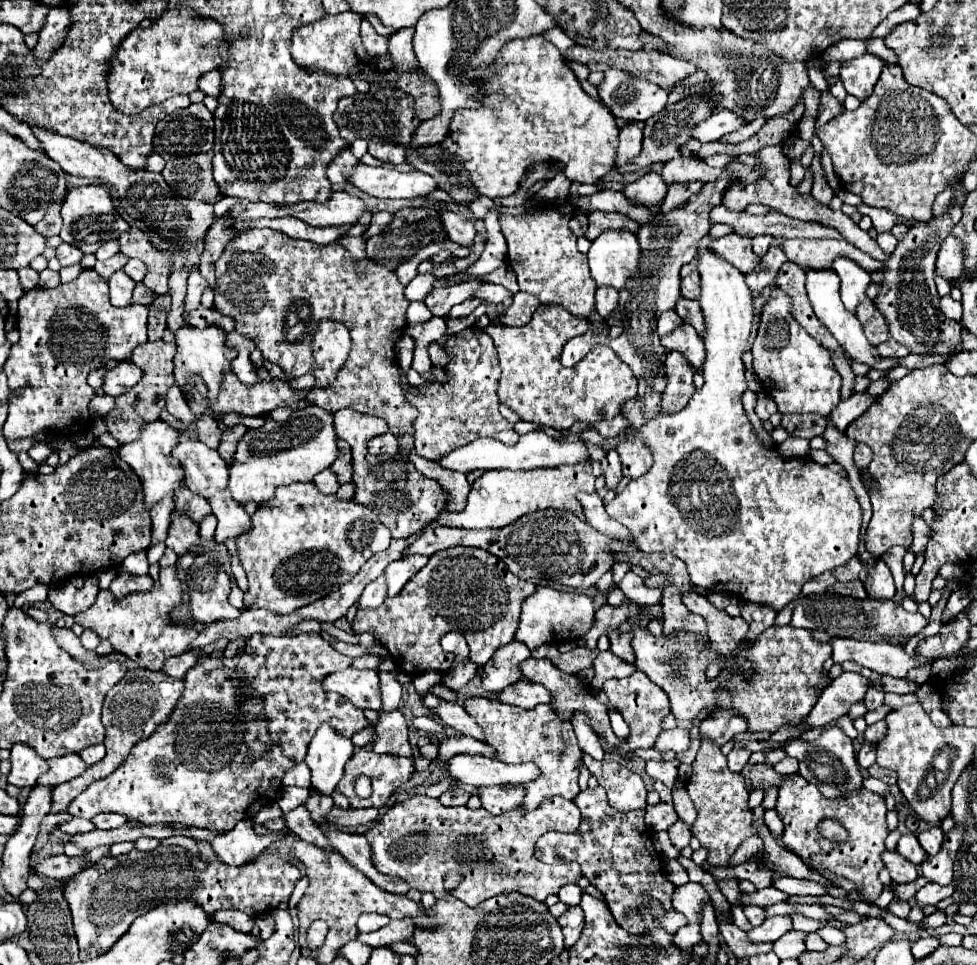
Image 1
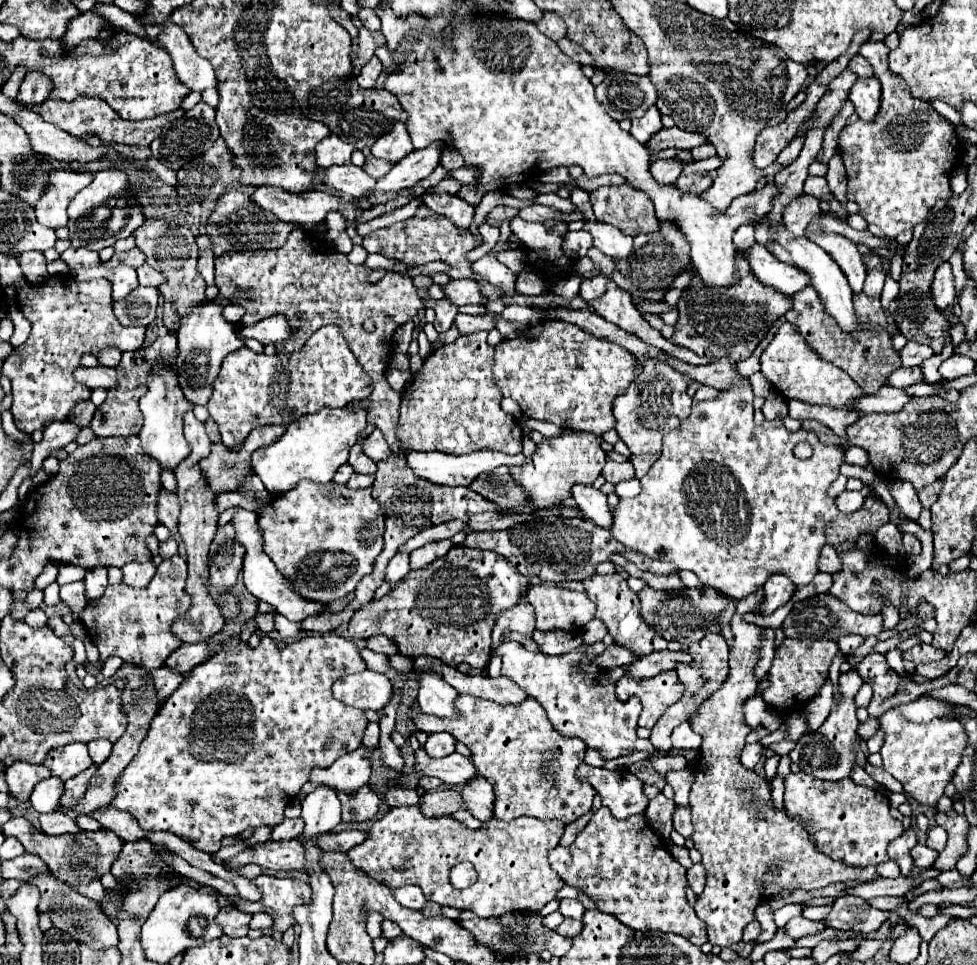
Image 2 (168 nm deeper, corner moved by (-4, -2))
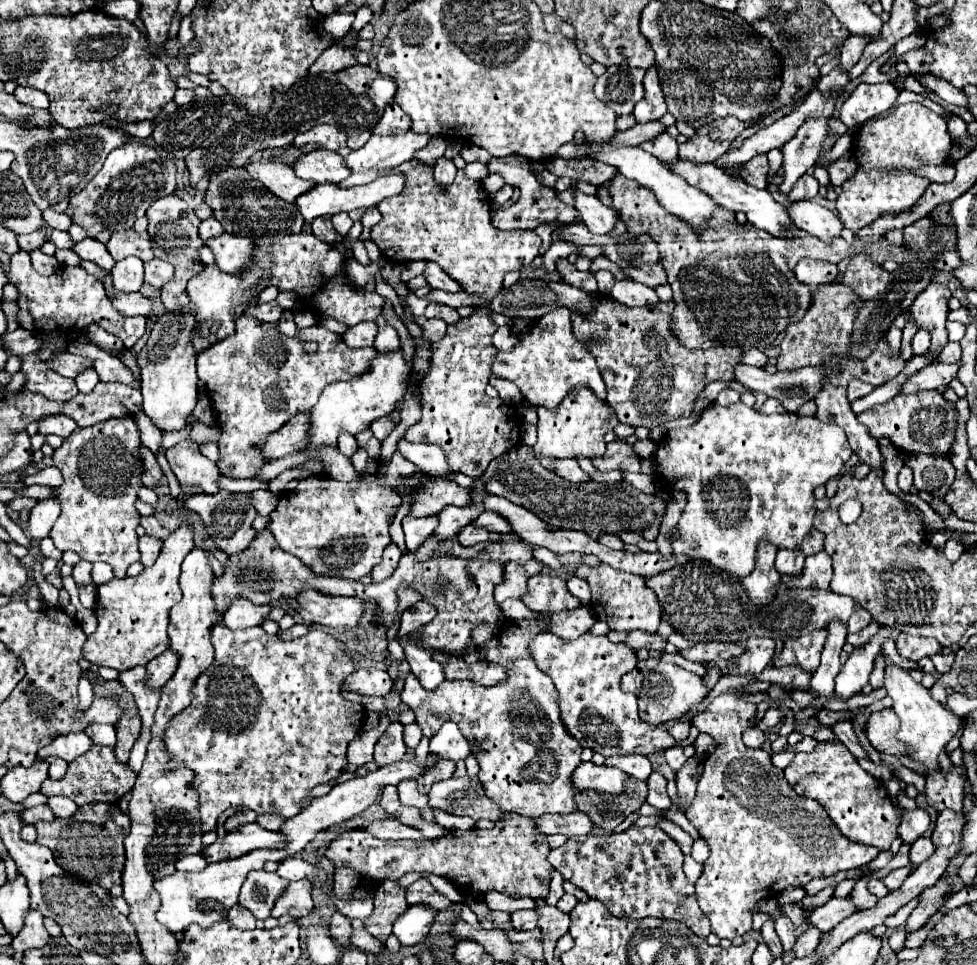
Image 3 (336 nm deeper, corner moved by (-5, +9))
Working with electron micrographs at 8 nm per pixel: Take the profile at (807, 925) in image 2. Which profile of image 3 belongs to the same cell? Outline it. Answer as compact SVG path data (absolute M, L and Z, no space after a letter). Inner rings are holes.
M832 897L826 905L818 907L810 917L808 921L812 925L816 925L822 933L828 933L832 931L840 921L844 921L846 917L850 917L852 913L860 911L850 899L838 899L838 897Z

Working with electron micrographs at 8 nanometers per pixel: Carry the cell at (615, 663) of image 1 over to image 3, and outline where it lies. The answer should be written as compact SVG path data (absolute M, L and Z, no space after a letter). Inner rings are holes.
M698 643L692 649L680 651L684 659L708 663L708 661L720 661L720 659L732 659L744 653L744 645L740 643Z

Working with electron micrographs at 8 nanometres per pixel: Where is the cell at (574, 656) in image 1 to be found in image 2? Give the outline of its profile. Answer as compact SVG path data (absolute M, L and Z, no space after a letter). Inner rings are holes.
M613 644L613 646L605 648L605 652L603 652L603 654L595 656L591 664L599 666L599 668L613 668L613 666L625 666L625 664L635 662L635 660L637 660L637 656L635 656L631 650L621 648L621 646L617 646L617 644Z

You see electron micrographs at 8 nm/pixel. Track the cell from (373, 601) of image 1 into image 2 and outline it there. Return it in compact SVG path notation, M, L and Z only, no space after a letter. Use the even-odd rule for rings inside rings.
M409 554L393 556L393 560L385 568L385 582L391 588L395 588L395 584L407 576L407 572L409 572Z

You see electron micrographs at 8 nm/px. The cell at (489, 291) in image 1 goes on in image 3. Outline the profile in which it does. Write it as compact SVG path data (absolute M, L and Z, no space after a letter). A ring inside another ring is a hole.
M428 263L422 275L426 277L426 281L432 289L442 289L442 291L452 291L452 293L462 291L462 287L454 279L450 279L436 263Z

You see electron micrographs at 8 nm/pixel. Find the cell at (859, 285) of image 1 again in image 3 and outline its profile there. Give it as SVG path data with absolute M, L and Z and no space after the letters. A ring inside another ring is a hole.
M798 201L796 205L790 205L788 215L792 217L792 223L798 229L808 231L810 235L818 237L824 243L834 241L844 229L842 221L830 209L814 201Z

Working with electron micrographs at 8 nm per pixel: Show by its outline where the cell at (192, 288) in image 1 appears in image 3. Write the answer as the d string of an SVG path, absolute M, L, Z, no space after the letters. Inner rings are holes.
M208 217L208 219L202 221L202 225L200 225L200 237L204 241L208 241L210 237L220 235L220 233L224 233L224 229L222 229L222 225L220 225L220 221L216 217Z

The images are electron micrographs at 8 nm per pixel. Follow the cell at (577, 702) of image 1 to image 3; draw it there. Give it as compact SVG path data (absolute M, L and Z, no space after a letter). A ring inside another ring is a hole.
M540 633L530 643L530 651L538 669L554 681L560 693L562 723L582 747L604 757L630 753L648 757L676 743L668 731L644 723L638 717L636 695L620 689L622 675L638 663L634 649L628 649L628 645L612 643L608 637L596 637L592 633L584 633L574 641L562 641L552 633Z

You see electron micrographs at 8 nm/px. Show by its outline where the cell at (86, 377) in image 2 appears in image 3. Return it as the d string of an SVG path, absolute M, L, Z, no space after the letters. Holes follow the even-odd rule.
M60 353L52 359L52 369L56 369L56 373L60 373L62 377L70 377L74 379L78 373L82 373L84 369L92 367L92 361L86 357L78 357L72 353Z

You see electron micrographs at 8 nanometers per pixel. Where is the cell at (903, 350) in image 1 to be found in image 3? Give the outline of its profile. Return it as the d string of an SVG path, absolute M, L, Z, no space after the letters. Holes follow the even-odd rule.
M920 329L912 339L912 349L914 349L914 355L924 355L930 349L930 333Z

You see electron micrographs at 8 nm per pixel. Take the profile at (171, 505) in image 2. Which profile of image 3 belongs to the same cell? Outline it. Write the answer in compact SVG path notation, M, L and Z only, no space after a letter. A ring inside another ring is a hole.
M140 447L140 457L142 457L142 483L154 489L162 479L162 469L148 447Z

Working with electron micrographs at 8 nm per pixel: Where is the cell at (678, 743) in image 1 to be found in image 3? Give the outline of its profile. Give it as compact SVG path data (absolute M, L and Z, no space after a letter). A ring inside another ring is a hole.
M678 721L678 723L676 723L674 727L670 727L668 731L670 731L670 735L672 735L676 741L684 741L684 739L688 737L688 733L690 733L690 723Z

